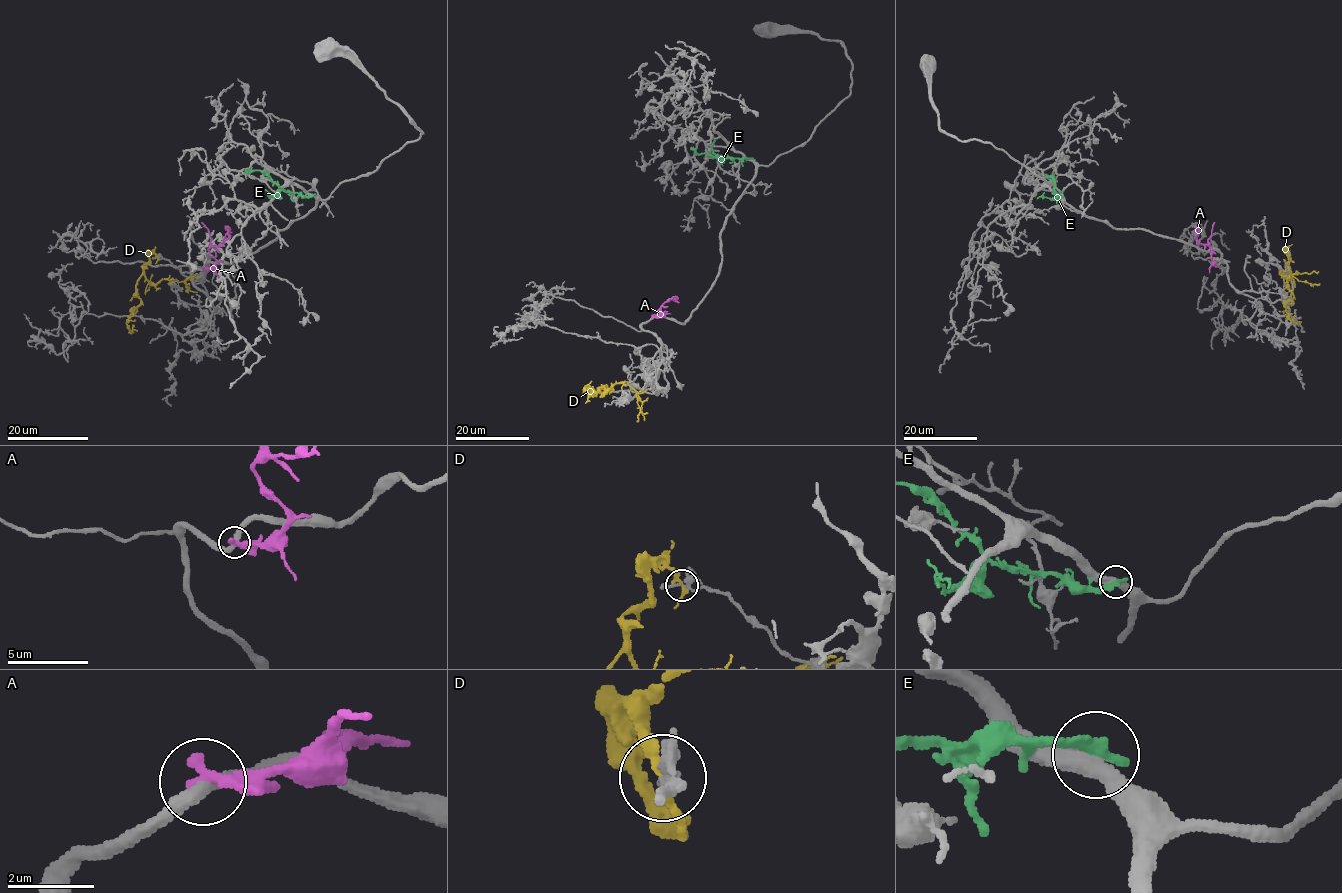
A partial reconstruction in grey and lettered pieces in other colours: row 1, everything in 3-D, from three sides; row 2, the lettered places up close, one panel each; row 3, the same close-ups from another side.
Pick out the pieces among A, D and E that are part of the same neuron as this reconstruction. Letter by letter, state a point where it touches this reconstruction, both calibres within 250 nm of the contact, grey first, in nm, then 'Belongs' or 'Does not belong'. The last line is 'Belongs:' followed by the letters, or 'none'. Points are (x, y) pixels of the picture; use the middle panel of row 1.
A: Touches grey at (653, 317). Thickness 320 nm (grey) against 400 nm. Does not belong
D: Touches grey at (611, 391). Thickness 200 nm (grey) against 190 nm. Does not belong
E: Touches grey at (752, 159). Thickness 420 nm (grey) against 320 nm. Does not belong
Belongs: none

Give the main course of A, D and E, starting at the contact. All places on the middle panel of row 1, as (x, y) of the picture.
A: (653, 317), (665, 313), (658, 311), (672, 298), (679, 302)
D: (612, 391), (598, 390), (605, 393), (617, 383), (628, 384), (636, 393), (640, 409), (636, 421)
E: (752, 159), (697, 154), (690, 147)

